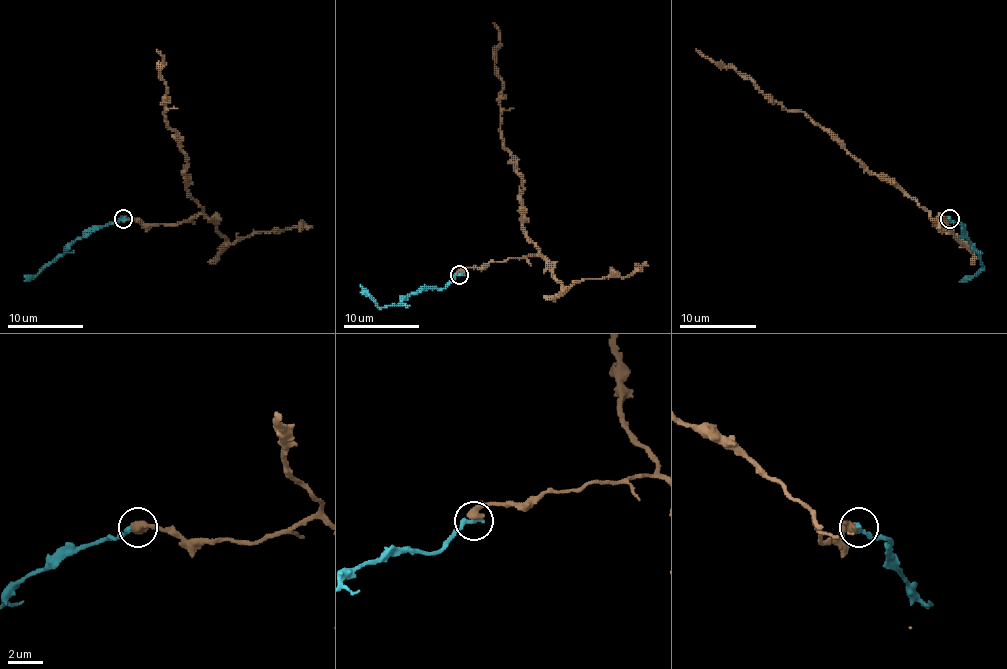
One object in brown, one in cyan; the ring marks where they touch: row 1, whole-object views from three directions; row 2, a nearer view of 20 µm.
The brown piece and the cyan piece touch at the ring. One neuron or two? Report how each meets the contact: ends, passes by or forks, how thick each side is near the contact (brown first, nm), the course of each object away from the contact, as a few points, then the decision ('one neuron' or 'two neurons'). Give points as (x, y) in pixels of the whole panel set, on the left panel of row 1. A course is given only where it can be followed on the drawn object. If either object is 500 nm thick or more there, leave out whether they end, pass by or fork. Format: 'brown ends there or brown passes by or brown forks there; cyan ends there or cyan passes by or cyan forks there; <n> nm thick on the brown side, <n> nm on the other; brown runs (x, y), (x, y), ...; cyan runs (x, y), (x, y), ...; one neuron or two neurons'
500 nm thick on the brown side, 360 nm on the other; brown runs (123, 218), (181, 224), (202, 211), (164, 114), (157, 49); cyan runs (123, 218), (107, 226), (90, 228), (62, 254), (24, 281); one neuron

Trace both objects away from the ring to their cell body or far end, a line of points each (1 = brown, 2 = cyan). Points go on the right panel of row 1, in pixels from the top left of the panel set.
1: (948, 218), (932, 224), (927, 211), (871, 175), (805, 114), (788, 112), (734, 70), (719, 68), (696, 49)
2: (950, 218), (963, 226), (967, 239), (980, 255), (982, 264), (973, 276), (965, 276), (959, 281)

